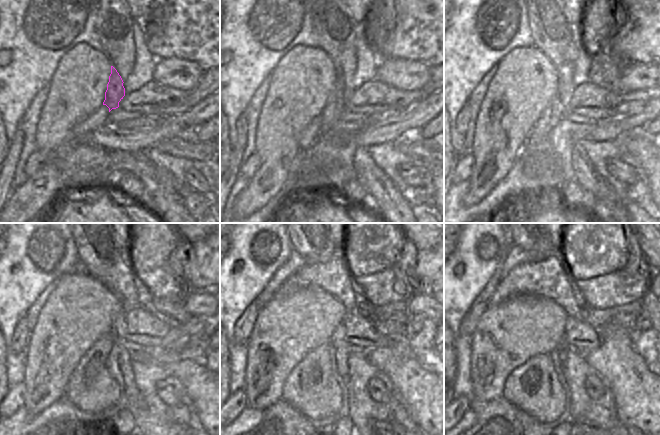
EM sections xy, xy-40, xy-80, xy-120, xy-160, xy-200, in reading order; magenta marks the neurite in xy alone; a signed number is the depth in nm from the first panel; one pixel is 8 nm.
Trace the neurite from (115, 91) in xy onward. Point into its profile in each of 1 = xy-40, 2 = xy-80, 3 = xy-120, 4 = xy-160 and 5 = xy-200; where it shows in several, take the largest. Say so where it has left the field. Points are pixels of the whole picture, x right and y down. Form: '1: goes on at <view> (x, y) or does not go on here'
1: goes on at xy-40 (336, 161)
2: goes on at xy-80 (545, 155)
3: goes on at xy-120 (96, 384)
4: goes on at xy-160 (310, 388)
5: goes on at xy-200 (533, 387)

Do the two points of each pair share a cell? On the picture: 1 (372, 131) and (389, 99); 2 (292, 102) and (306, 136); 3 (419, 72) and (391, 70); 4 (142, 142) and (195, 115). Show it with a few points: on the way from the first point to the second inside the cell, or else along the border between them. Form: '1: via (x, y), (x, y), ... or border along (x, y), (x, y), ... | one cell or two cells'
1: border along (401, 113), (384, 116), (372, 122) | two cells
2: border along (318, 116), (301, 132), (298, 148) | two cells
3: via (412, 72), (398, 72) | one cell
4: via (155, 135), (182, 122) | one cell

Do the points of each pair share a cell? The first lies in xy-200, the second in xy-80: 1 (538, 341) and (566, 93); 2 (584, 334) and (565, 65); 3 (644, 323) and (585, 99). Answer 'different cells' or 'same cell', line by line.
1: different cells
2: different cells
3: same cell

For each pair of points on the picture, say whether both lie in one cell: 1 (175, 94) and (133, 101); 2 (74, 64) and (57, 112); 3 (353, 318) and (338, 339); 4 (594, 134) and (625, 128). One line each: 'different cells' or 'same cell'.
1: same cell
2: same cell
3: different cells
4: same cell

